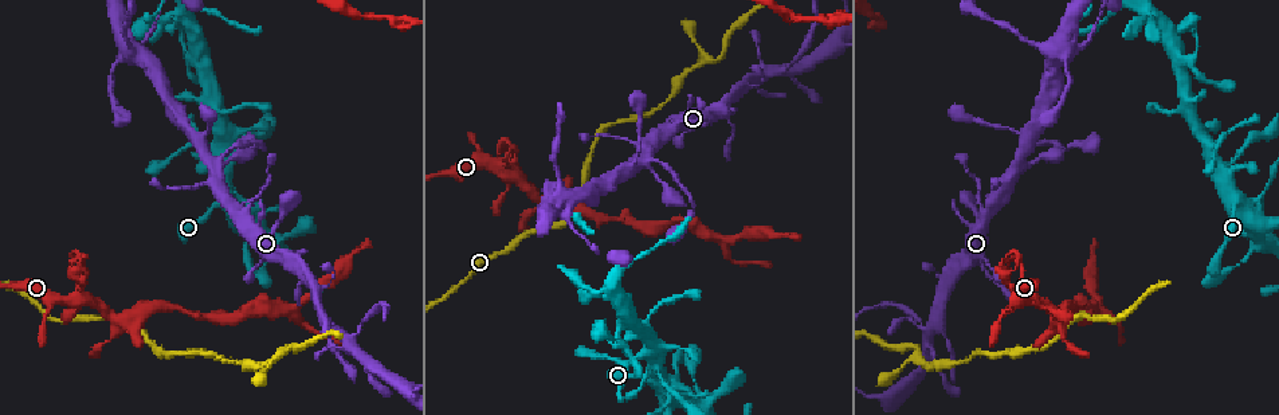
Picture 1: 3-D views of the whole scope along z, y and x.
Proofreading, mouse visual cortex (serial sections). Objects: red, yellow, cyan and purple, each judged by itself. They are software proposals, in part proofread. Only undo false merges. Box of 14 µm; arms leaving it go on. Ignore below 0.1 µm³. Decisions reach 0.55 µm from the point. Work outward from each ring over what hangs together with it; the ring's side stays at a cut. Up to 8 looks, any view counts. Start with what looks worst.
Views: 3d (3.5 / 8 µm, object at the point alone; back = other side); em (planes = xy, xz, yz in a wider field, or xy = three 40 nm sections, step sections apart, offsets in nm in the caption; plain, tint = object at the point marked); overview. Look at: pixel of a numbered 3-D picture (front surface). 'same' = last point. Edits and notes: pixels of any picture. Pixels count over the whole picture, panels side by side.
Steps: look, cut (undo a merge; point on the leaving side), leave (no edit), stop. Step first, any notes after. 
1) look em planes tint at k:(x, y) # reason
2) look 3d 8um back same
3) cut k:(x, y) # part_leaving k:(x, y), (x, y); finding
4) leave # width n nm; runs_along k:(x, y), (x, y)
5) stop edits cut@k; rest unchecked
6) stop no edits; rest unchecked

look 3d 3.5um at 1:(74, 265) # abrupt turn

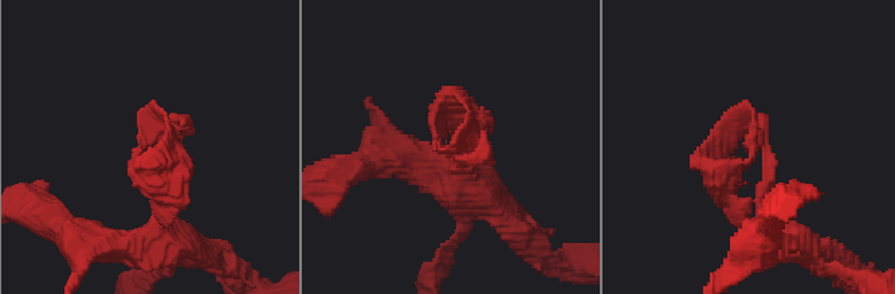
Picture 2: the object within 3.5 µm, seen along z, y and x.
look em xy step 1 tint at 2:(766, 145) # shape alone is not enough

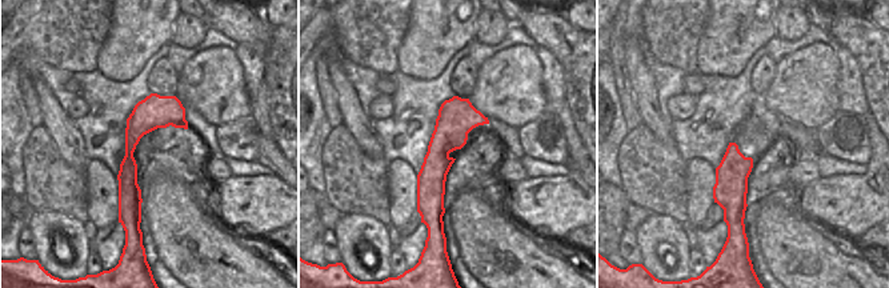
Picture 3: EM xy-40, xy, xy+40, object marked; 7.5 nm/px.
look em planes tint same

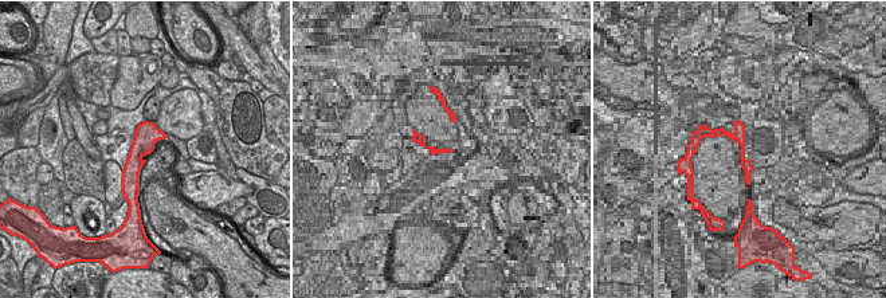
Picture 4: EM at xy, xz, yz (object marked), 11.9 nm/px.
leave # runs_along 2:(770, 240), (764, 142), (705, 167); continuous, no second cell

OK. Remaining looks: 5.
look 3d 3.5um at 1:(1235, 200) # sharp bend

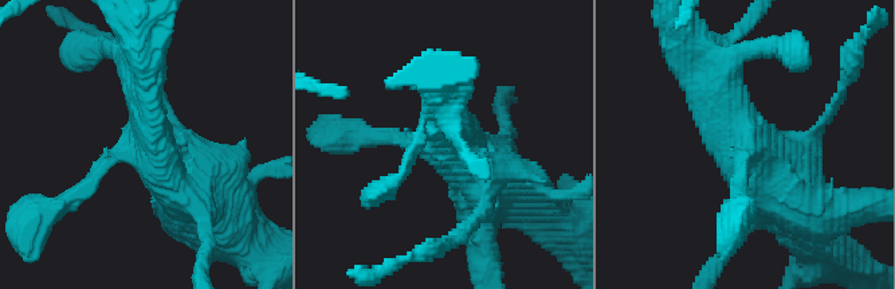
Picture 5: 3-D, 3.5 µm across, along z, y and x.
look em xy step 3 tint at 5:(747, 145) # arms 4; arm_widths 150, 200, 400, 600 nm; shape alone is not enough

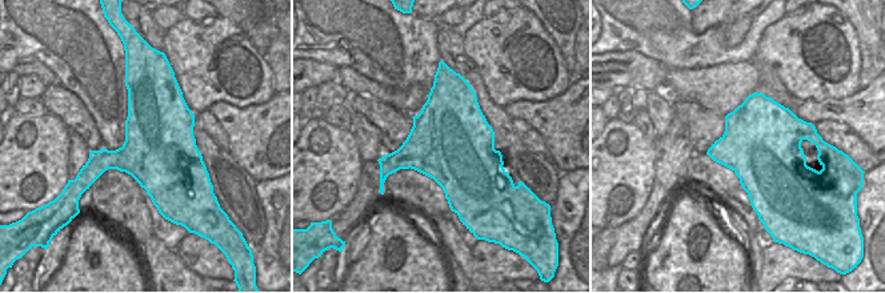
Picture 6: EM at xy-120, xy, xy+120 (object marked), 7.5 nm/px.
leave # all the same cell

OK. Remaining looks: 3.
look 3d 3.5um at 1:(348, 340) # three-way junction

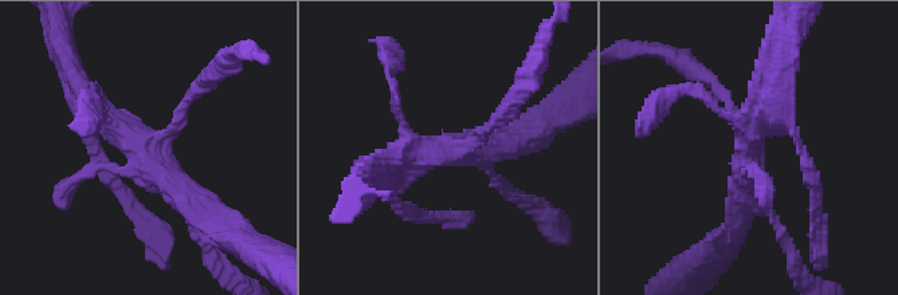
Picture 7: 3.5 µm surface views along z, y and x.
look em xy step 3 tint at 7:(747, 147) # now the EM

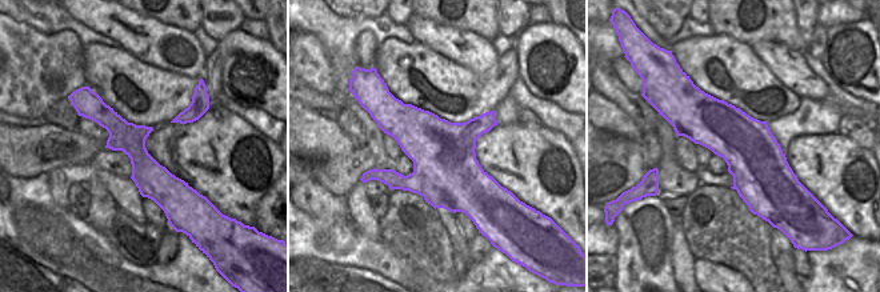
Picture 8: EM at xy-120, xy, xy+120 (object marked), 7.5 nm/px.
leave # runs_along 8:(94, 96), (168, 194), (168, 207); one cell here

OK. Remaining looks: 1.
stop no edits; rest unchecked

